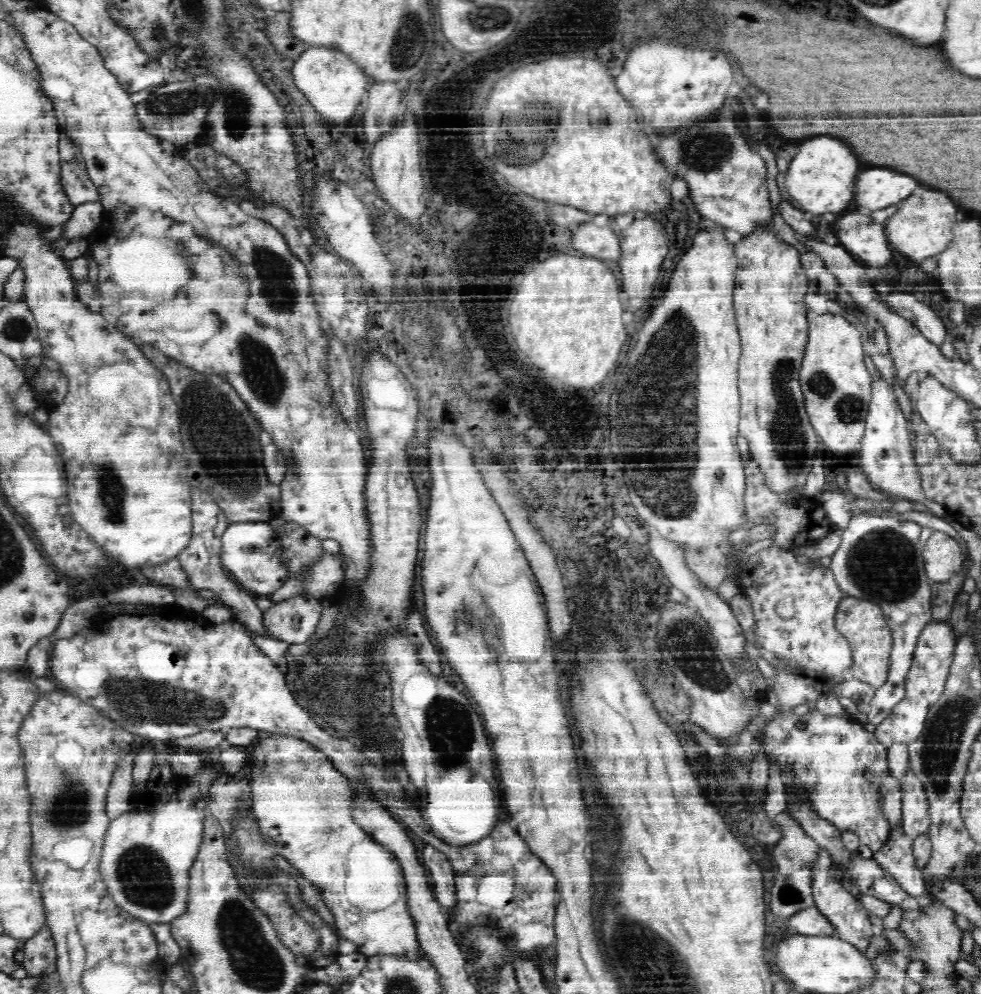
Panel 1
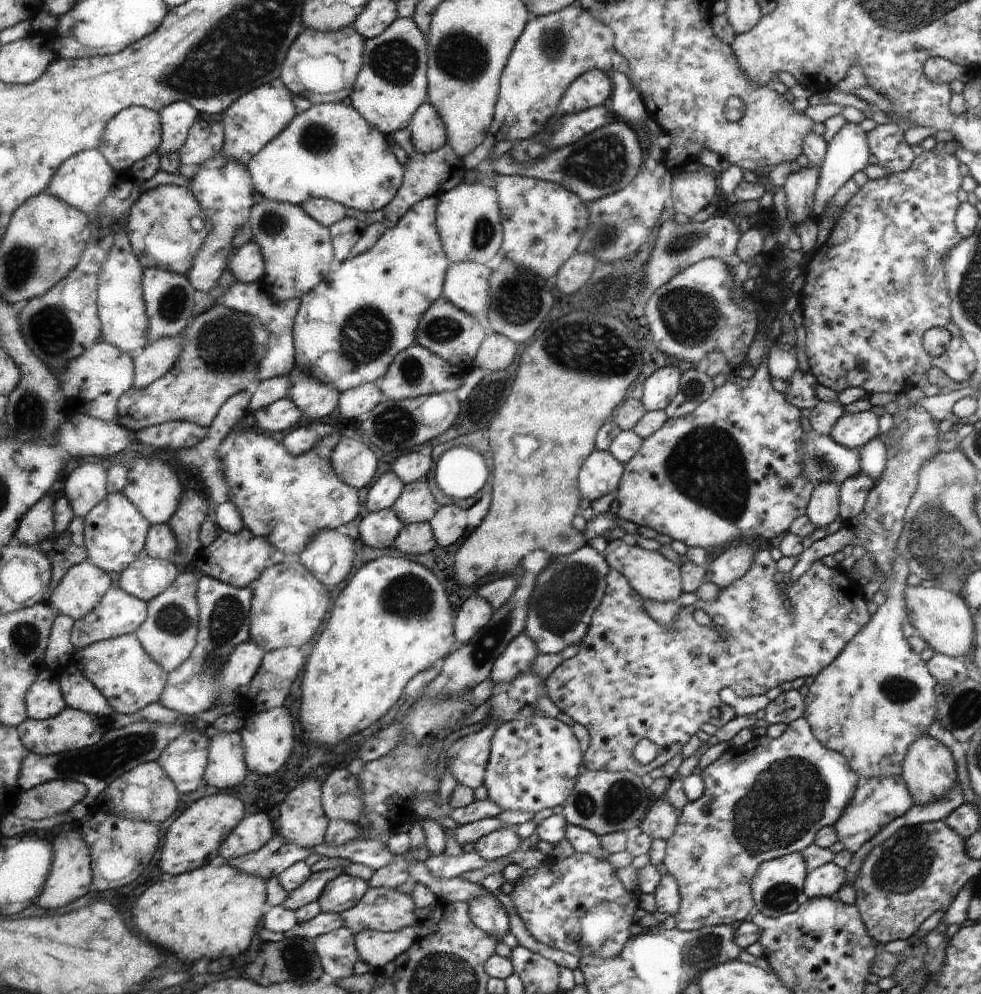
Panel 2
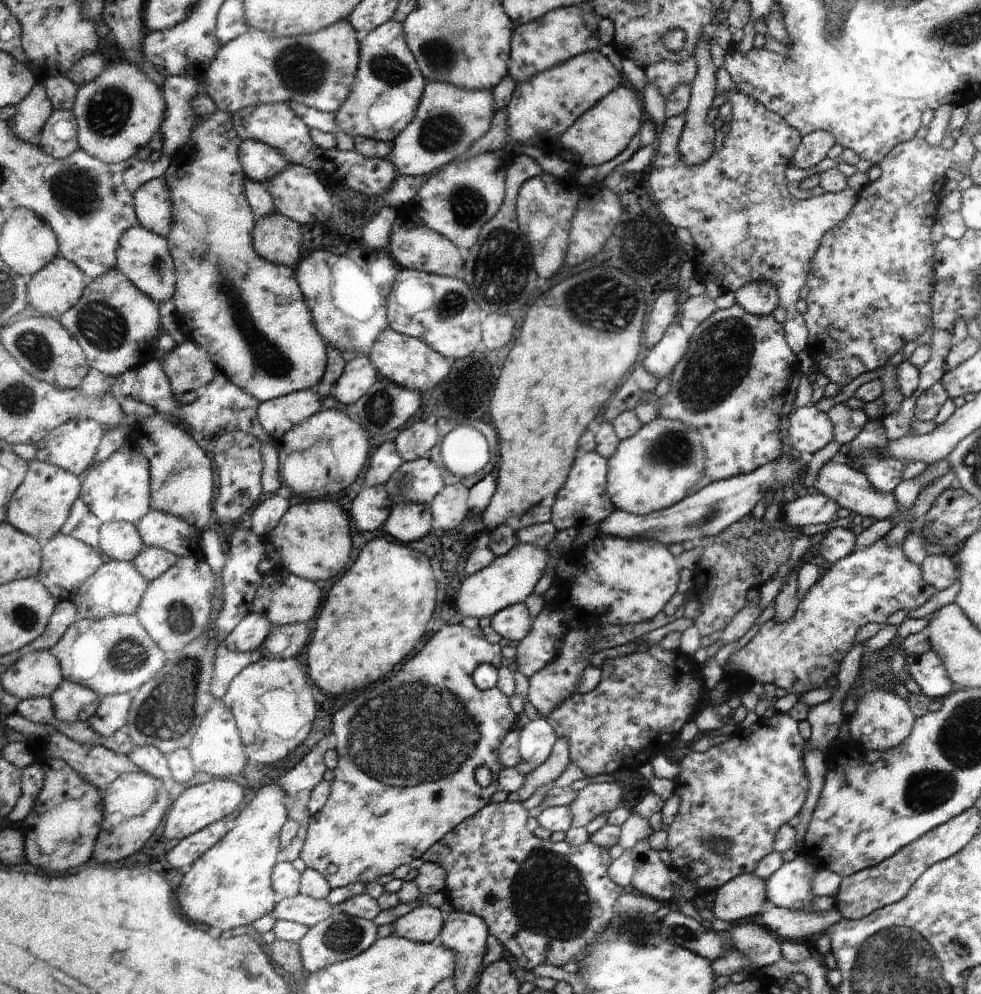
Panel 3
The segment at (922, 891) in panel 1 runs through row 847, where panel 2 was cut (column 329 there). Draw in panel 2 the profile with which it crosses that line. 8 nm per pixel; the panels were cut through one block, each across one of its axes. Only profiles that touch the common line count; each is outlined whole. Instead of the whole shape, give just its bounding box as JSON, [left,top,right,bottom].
[319,874,369,914]

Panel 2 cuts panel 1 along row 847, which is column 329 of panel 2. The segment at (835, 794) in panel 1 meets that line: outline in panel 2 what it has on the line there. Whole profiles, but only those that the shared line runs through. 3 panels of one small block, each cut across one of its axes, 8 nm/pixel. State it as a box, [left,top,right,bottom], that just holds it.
[283,864,351,912]

